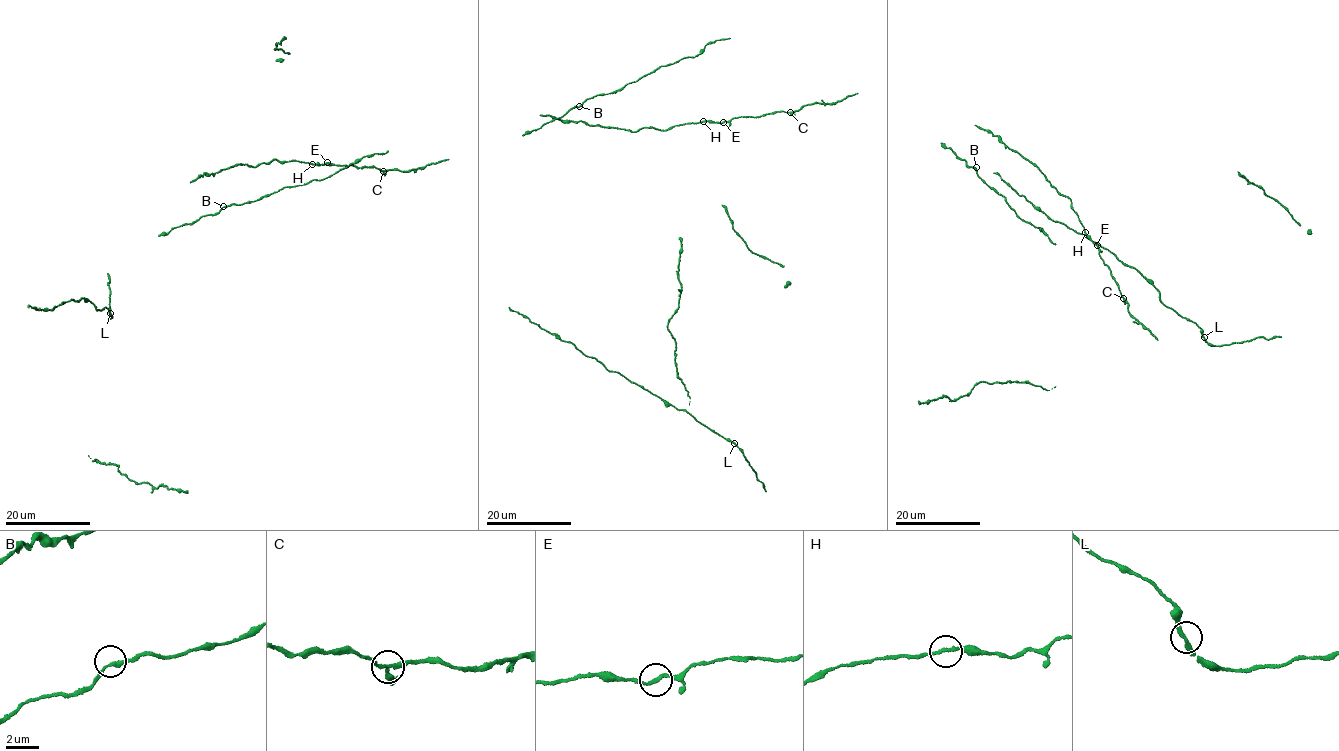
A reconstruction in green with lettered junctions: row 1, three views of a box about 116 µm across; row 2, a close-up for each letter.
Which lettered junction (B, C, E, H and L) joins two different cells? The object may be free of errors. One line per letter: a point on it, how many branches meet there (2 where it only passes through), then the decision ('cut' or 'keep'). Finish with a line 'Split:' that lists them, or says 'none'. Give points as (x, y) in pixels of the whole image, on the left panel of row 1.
B: (223, 206) | 2 | keep
C: (383, 171) | 3 | keep
E: (327, 162) | 2 | keep
H: (312, 164) | 2 | keep
L: (110, 313) | 2 | keep
Split: none

